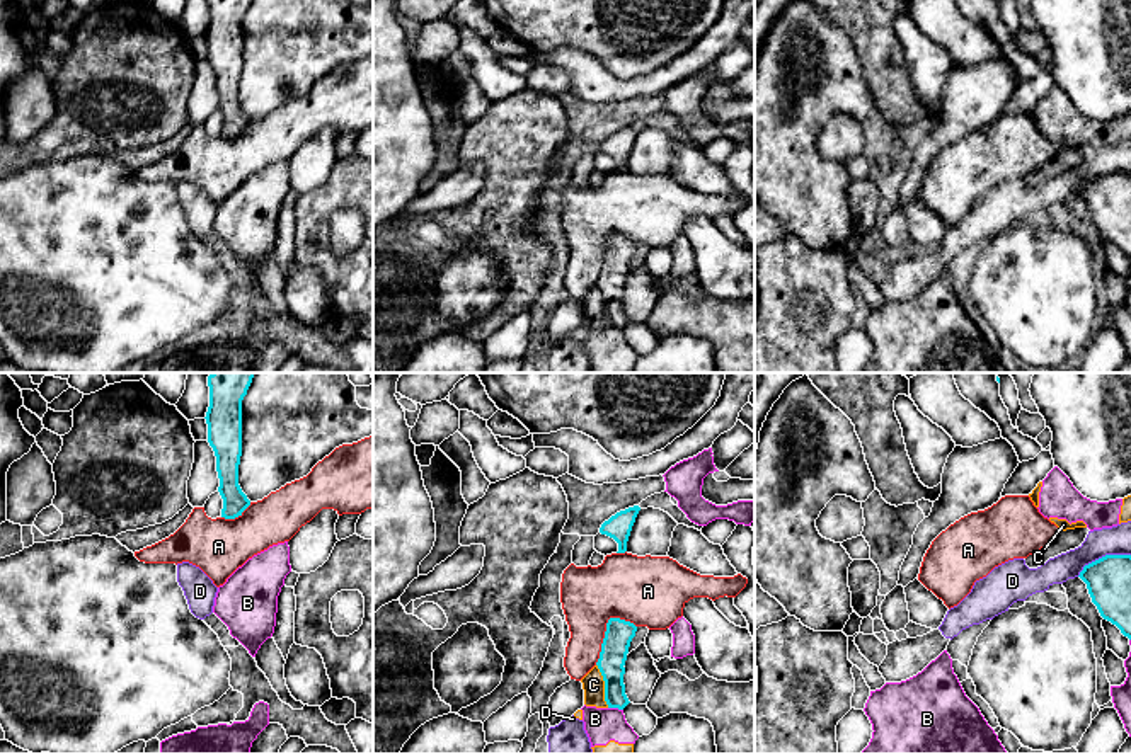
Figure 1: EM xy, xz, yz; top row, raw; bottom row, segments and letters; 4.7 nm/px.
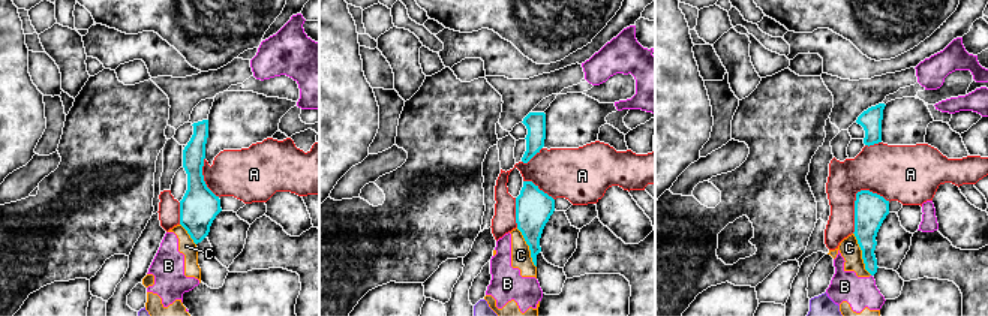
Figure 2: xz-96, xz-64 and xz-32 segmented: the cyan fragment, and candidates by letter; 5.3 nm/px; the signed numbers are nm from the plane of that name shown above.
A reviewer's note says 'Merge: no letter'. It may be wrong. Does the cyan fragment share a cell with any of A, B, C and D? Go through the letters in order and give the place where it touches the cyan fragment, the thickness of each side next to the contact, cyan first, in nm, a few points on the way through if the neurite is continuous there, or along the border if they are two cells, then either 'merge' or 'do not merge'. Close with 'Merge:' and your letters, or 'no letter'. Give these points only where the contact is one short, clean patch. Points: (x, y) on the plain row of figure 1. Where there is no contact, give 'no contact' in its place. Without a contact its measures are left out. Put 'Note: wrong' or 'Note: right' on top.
Note: right
A: contact xz (607, 249); calibres 130 and 320 nm; do not merge
B: contact xz (615, 325); calibres 130 and 160 nm; do not merge
C: contact xz (605, 305); calibres 130 and 110 nm; do not merge
D: contact yz (1102, 176); calibres 220 and 140 nm; border yz (1130, 172), (1106, 172), (1089, 181), (1077, 194); do not merge
Merge: no letter

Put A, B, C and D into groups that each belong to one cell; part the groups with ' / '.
A / B / C / D

